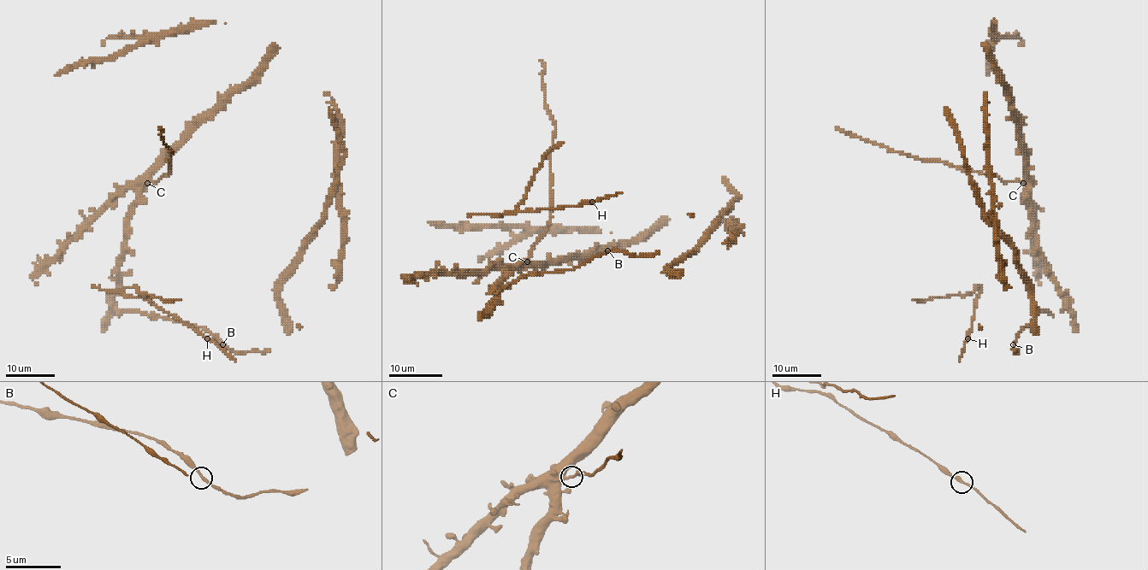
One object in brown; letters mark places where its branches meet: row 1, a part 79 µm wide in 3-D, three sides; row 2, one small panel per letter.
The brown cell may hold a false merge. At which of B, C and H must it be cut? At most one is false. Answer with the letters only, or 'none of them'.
C

